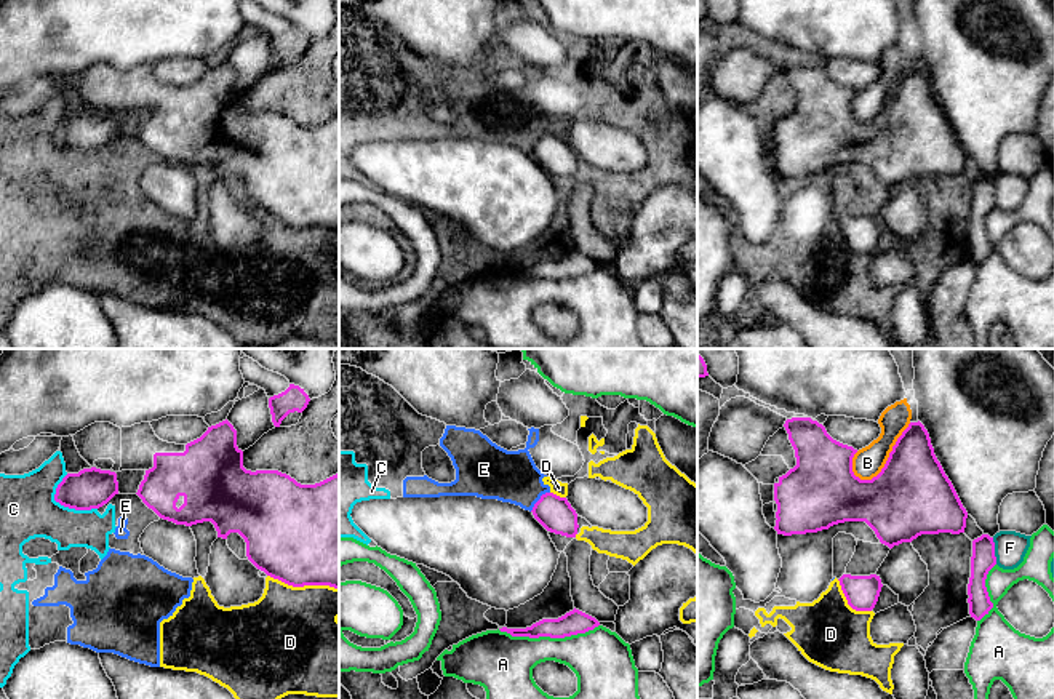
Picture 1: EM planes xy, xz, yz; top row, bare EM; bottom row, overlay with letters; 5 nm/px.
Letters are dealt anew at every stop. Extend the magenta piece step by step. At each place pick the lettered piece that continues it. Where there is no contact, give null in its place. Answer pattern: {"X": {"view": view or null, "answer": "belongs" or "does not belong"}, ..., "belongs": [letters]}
{"A": {"view": "xz", "answer": "does not belong"}, "B": {"view": "yz", "answer": "does not belong"}, "C": {"view": "xy", "answer": "does not belong"}, "D": {"view": "xy", "answer": "does not belong"}, "E": {"view": "xz", "answer": "does not belong"}, "F": {"view": "yz", "answer": "does not belong"}, "belongs": []}

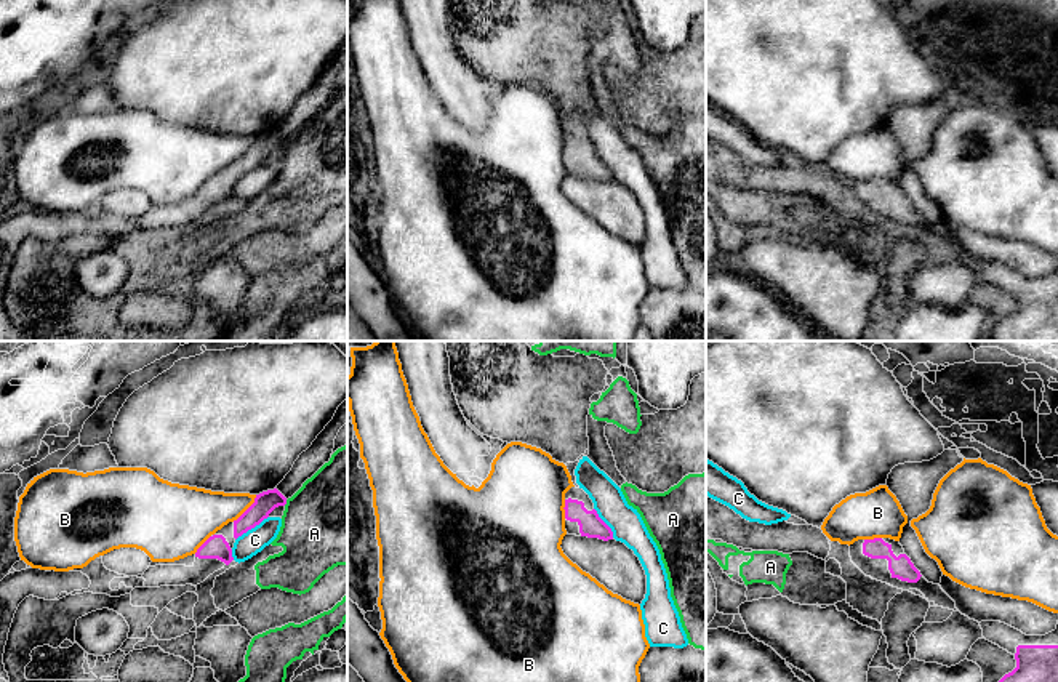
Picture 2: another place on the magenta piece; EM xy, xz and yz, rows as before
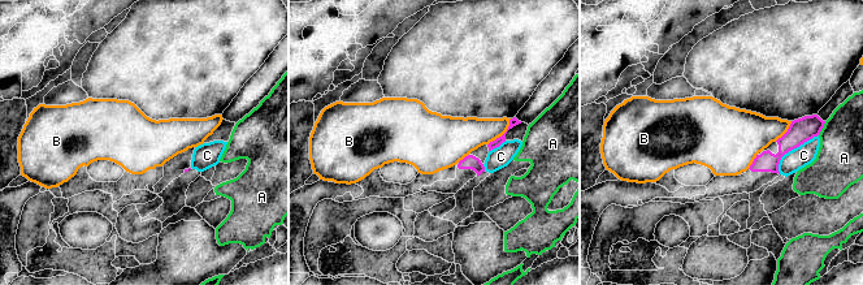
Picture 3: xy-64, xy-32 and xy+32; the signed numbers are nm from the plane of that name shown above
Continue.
{"A": {"view": "xy", "answer": "does not belong"}, "B": {"view": "xy", "answer": "does not belong"}, "C": {"view": "xy", "answer": "belongs"}, "belongs": ["C"]}

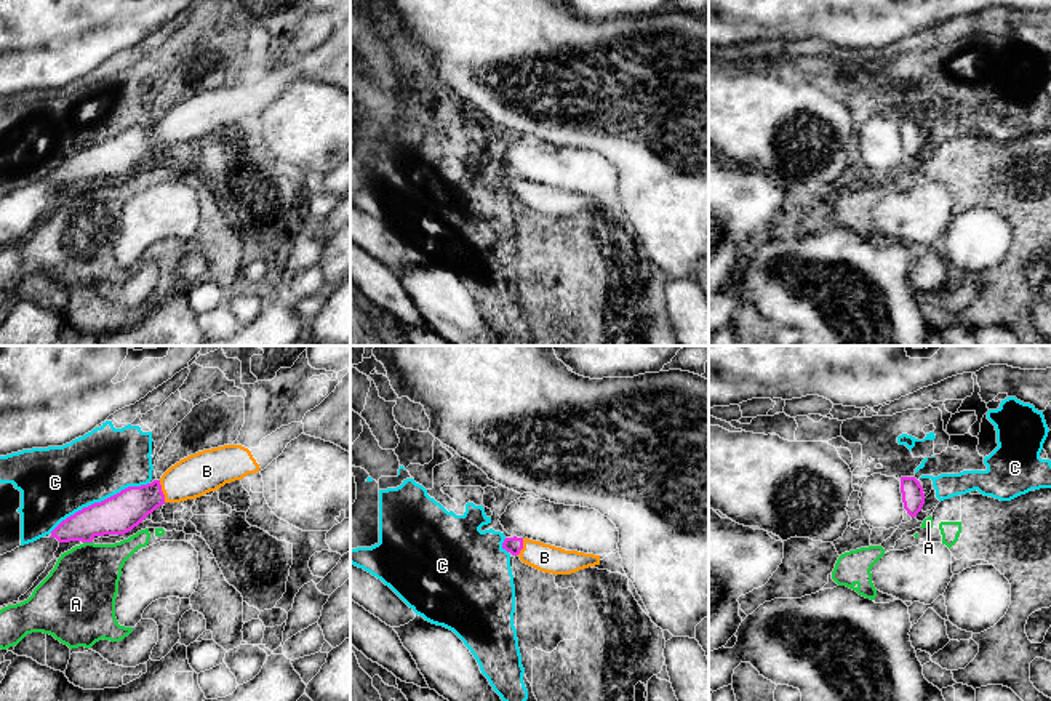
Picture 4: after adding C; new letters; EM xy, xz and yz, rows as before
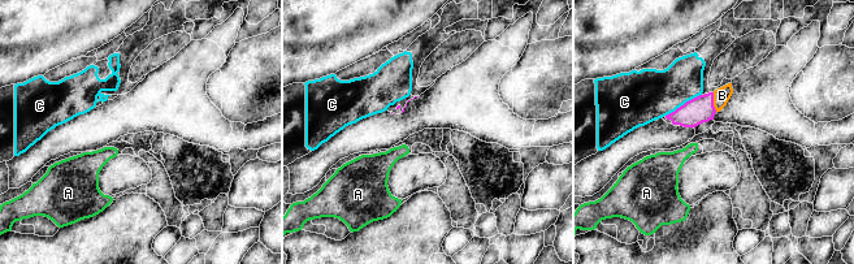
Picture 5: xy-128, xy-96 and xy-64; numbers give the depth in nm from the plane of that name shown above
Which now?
{"A": {"view": "xy", "answer": "does not belong"}, "B": {"view": "xy", "answer": "belongs"}, "C": {"view": "xy", "answer": "does not belong"}, "belongs": ["B"]}

